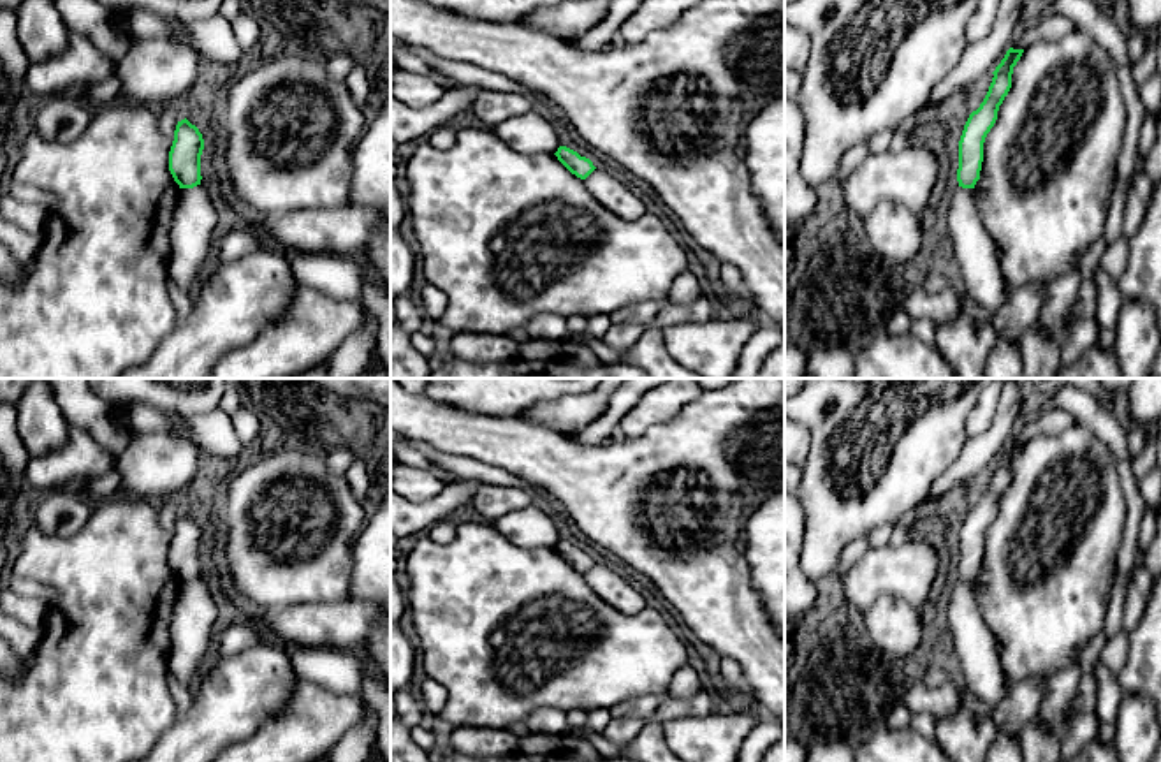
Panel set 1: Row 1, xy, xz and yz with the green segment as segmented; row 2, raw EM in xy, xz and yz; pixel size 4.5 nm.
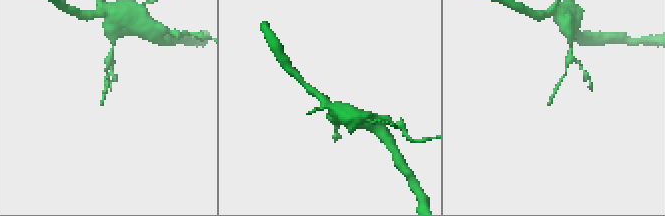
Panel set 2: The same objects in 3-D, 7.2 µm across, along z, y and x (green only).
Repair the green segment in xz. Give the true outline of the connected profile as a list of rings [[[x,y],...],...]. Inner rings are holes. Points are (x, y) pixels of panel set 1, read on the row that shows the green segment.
[[[559,146],[554,155],[572,174],[580,180],[586,180],[596,169],[589,158],[580,157],[566,146]]]

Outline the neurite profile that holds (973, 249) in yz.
[[[975,188],[953,190],[946,229],[966,290],[994,315],[1008,299],[996,246],[976,209]]]

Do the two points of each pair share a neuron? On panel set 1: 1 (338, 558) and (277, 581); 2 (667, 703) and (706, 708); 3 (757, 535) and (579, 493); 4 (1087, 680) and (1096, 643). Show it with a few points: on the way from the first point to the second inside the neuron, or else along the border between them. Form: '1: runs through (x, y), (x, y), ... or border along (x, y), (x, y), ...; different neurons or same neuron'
1: runs through (322, 558), (292, 569); same neuron
2: runs through (676, 706), (697, 706); same neuron
3: border along (746, 511), (741, 553), (752, 572); different neurons
4: runs through (1087, 671), (1091, 652); same neuron

